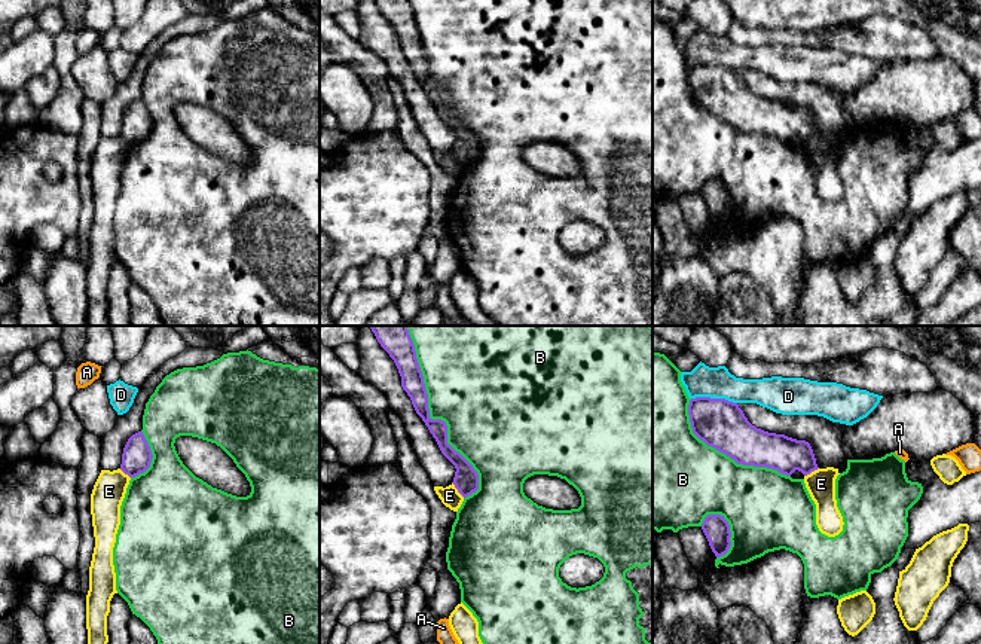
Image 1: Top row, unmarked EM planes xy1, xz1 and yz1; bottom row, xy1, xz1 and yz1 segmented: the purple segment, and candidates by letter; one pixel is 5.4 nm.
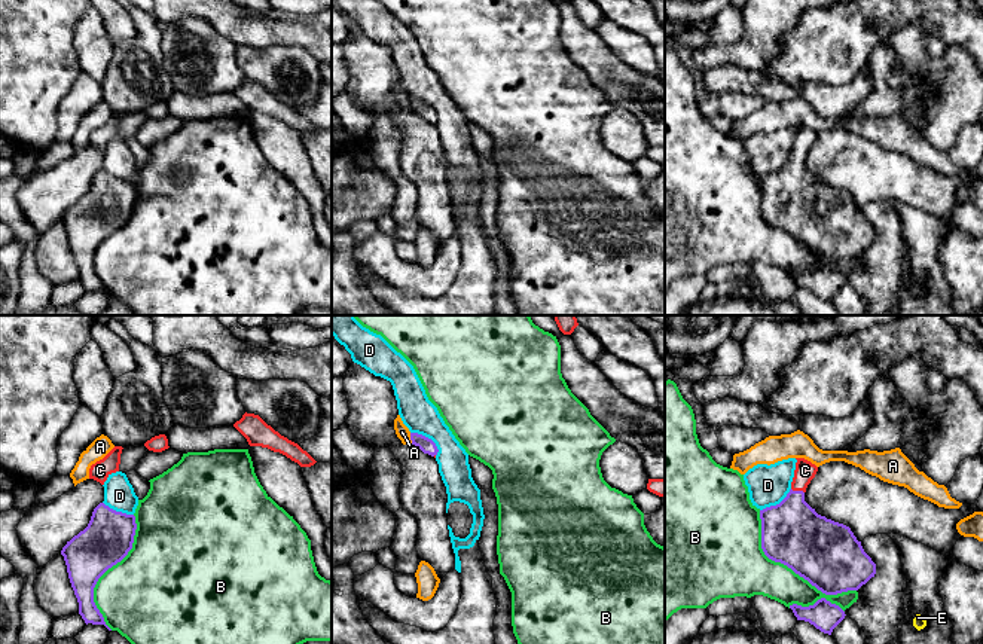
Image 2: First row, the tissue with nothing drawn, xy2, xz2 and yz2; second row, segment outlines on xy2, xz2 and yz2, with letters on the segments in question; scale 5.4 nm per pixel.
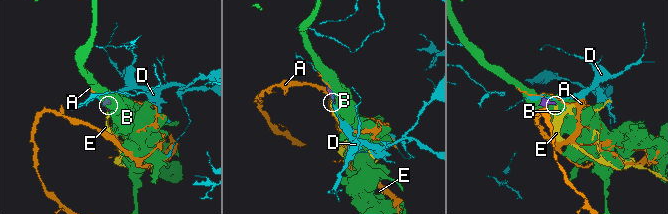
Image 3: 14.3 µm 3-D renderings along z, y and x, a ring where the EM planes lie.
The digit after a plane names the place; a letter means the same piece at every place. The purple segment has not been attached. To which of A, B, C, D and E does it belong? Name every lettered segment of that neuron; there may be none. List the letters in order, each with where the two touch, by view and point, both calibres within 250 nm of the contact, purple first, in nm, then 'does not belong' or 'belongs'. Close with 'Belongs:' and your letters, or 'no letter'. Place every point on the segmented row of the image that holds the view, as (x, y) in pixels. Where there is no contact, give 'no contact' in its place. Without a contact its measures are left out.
A: xz2 (411, 439) | 80/70 nm | does not belong
B: yz2 (784, 564) | 360/320 nm | does not belong
C: yz2 (797, 491) | 340/110 nm | belongs
D: yz1 (714, 399) | 260/180 nm | does not belong
E: xz1 (457, 488) | 140/110 nm | does not belong
Belongs: C

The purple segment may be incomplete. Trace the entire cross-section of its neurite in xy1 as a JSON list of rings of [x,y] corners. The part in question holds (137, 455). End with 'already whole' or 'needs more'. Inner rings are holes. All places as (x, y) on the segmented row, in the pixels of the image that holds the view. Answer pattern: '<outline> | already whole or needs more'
[[[138,431],[128,439],[123,448],[120,470],[129,477],[135,477],[150,467],[152,458],[149,443],[143,431]]] | already whole

